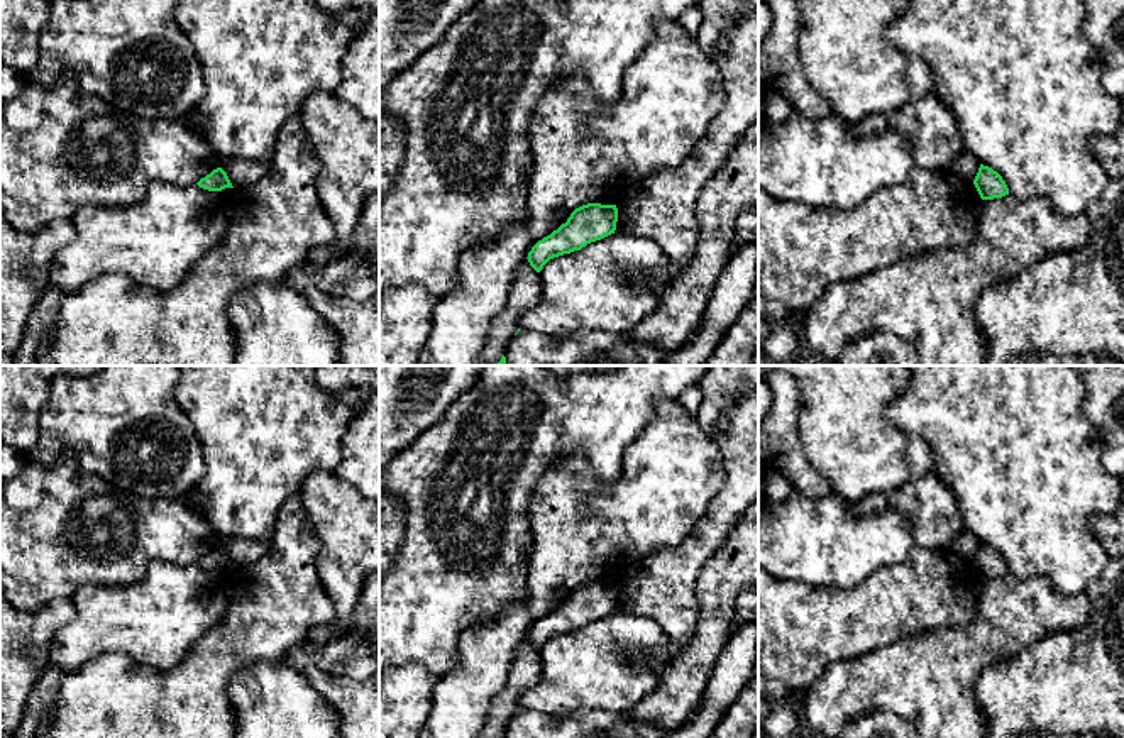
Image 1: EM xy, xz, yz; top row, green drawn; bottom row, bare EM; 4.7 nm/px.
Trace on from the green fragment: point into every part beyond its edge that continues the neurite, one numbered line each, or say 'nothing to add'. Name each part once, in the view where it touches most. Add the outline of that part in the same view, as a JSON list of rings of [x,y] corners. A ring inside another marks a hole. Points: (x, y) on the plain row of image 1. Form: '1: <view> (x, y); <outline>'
nothing to add

